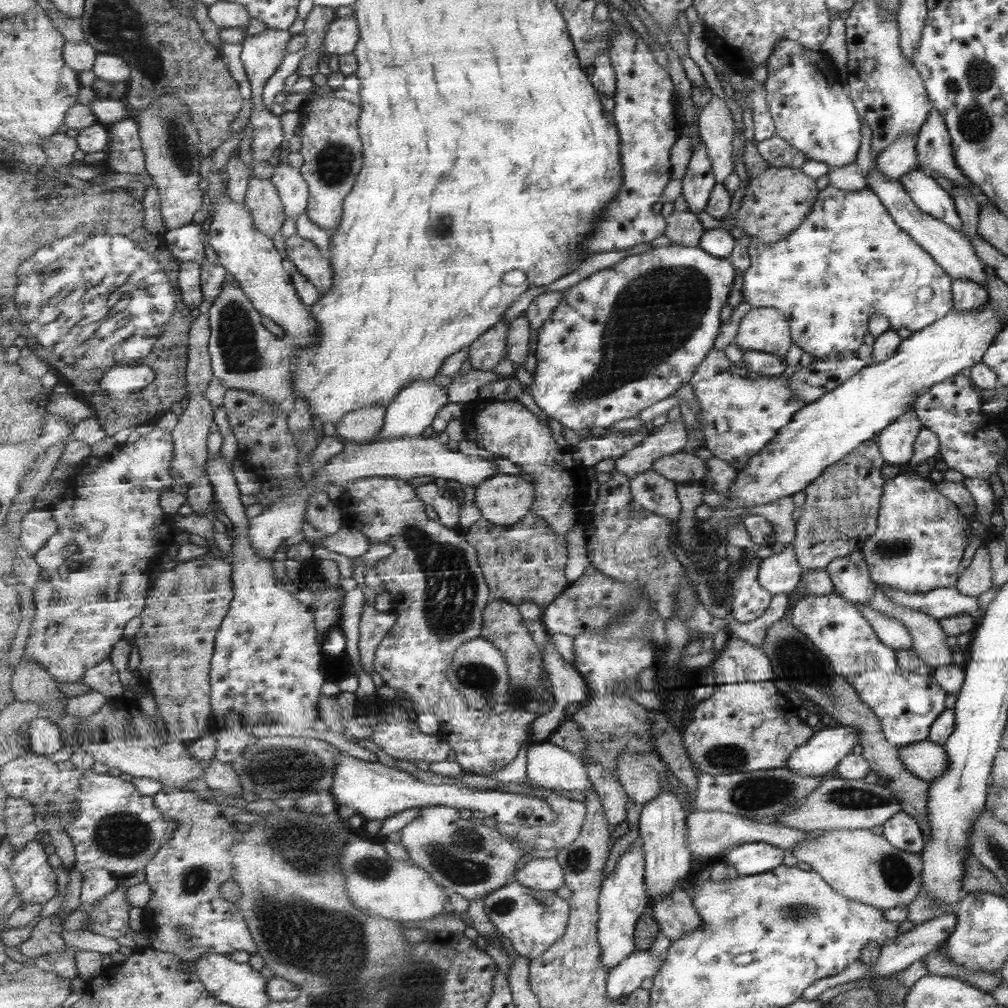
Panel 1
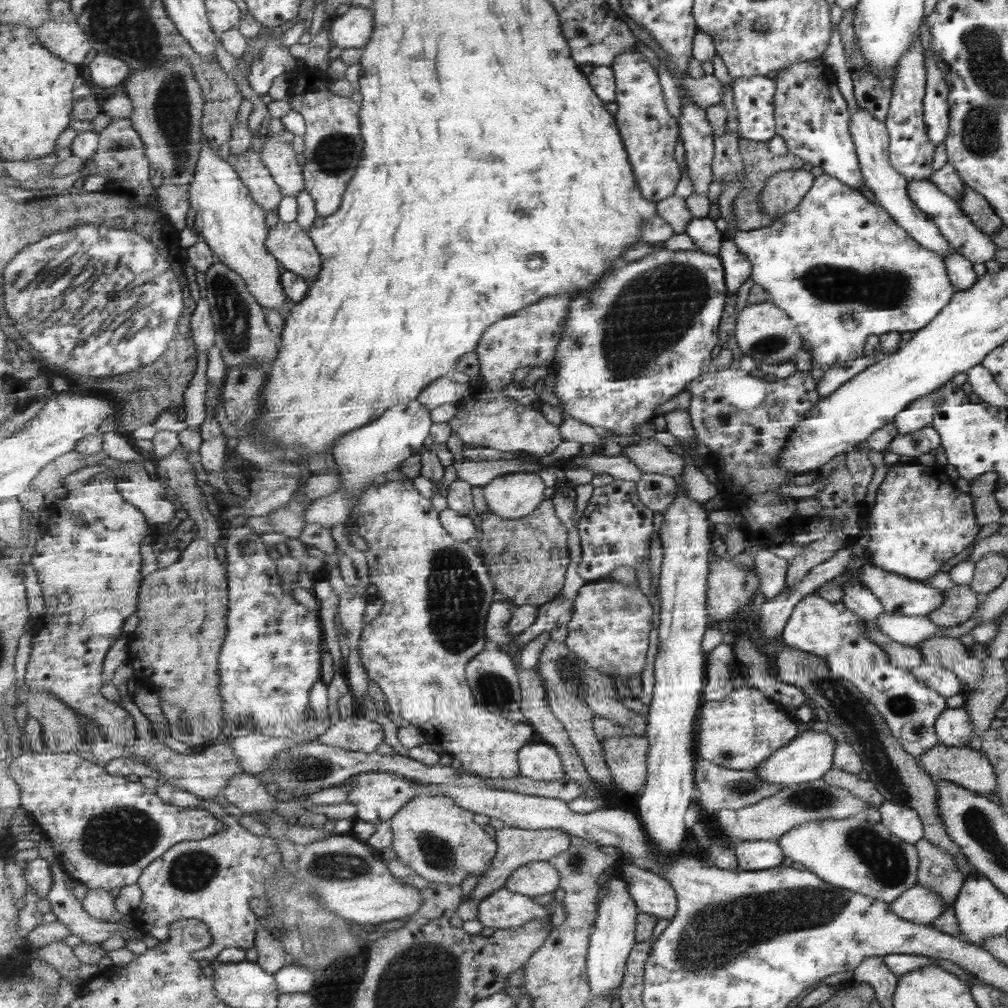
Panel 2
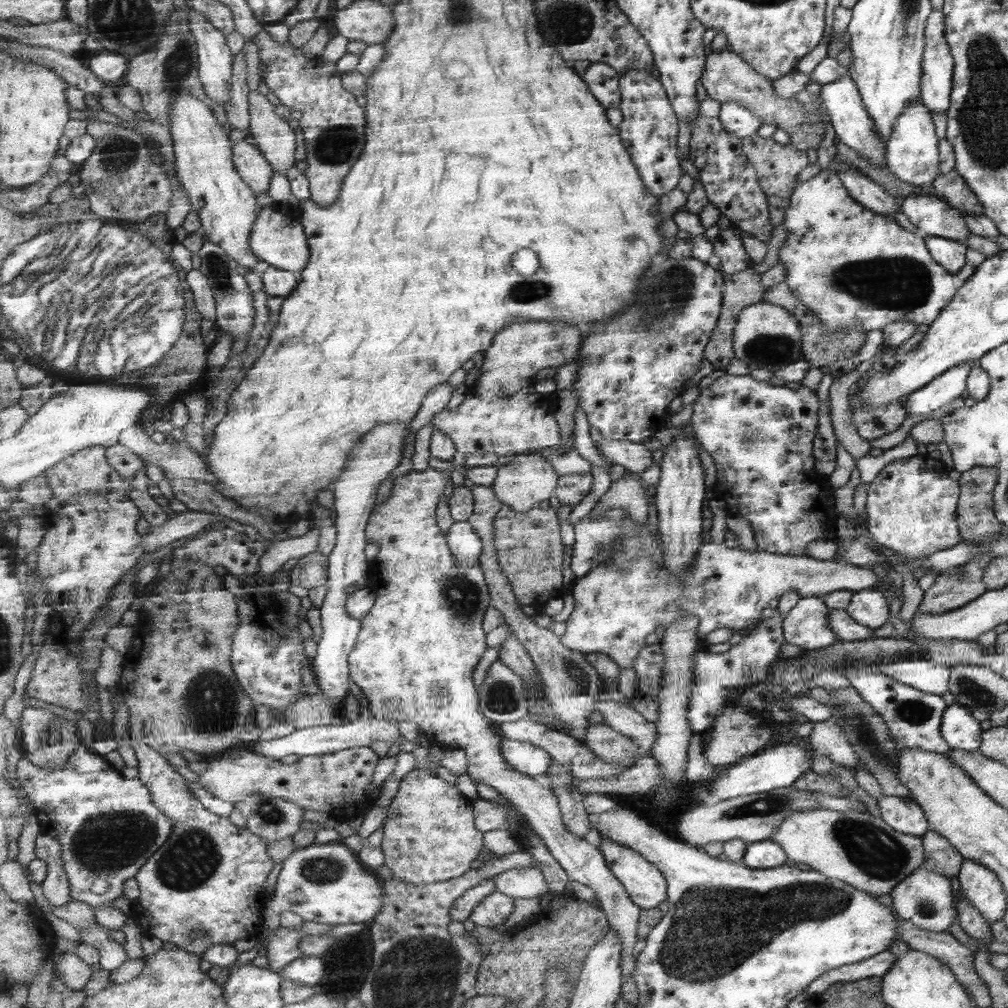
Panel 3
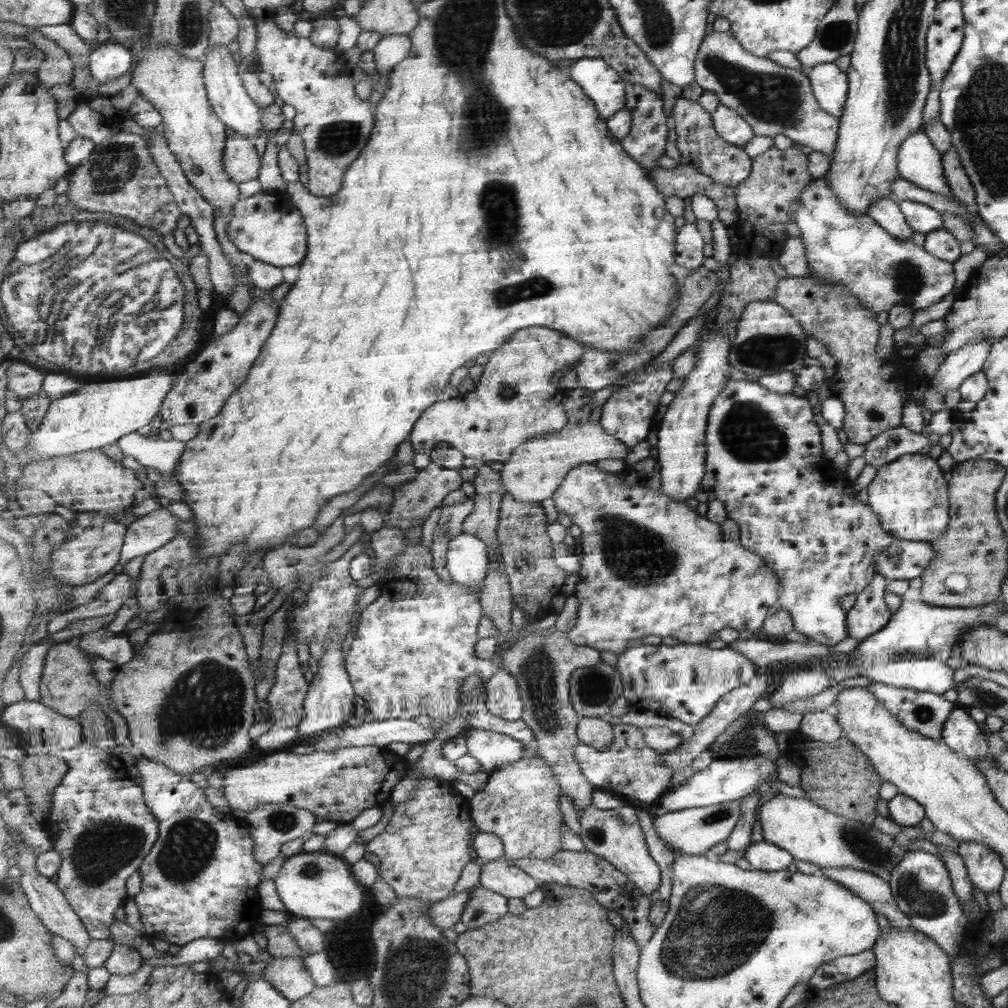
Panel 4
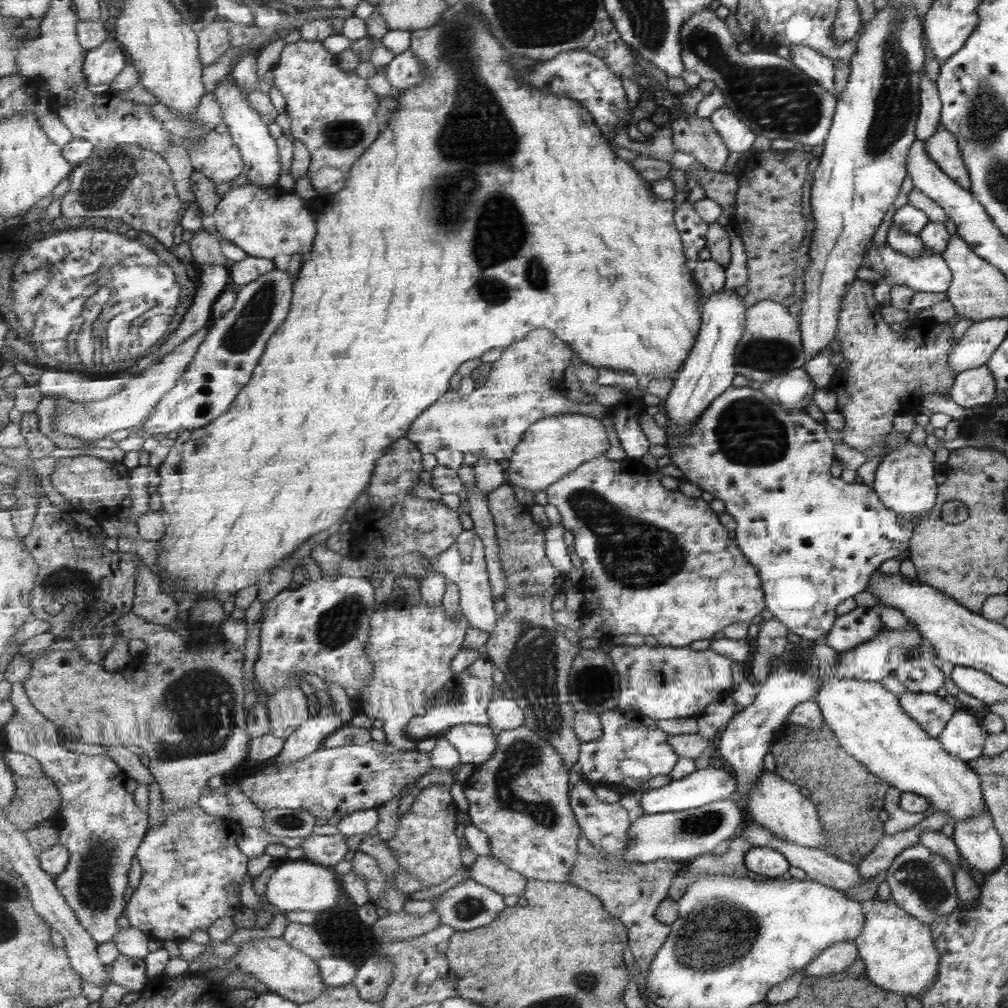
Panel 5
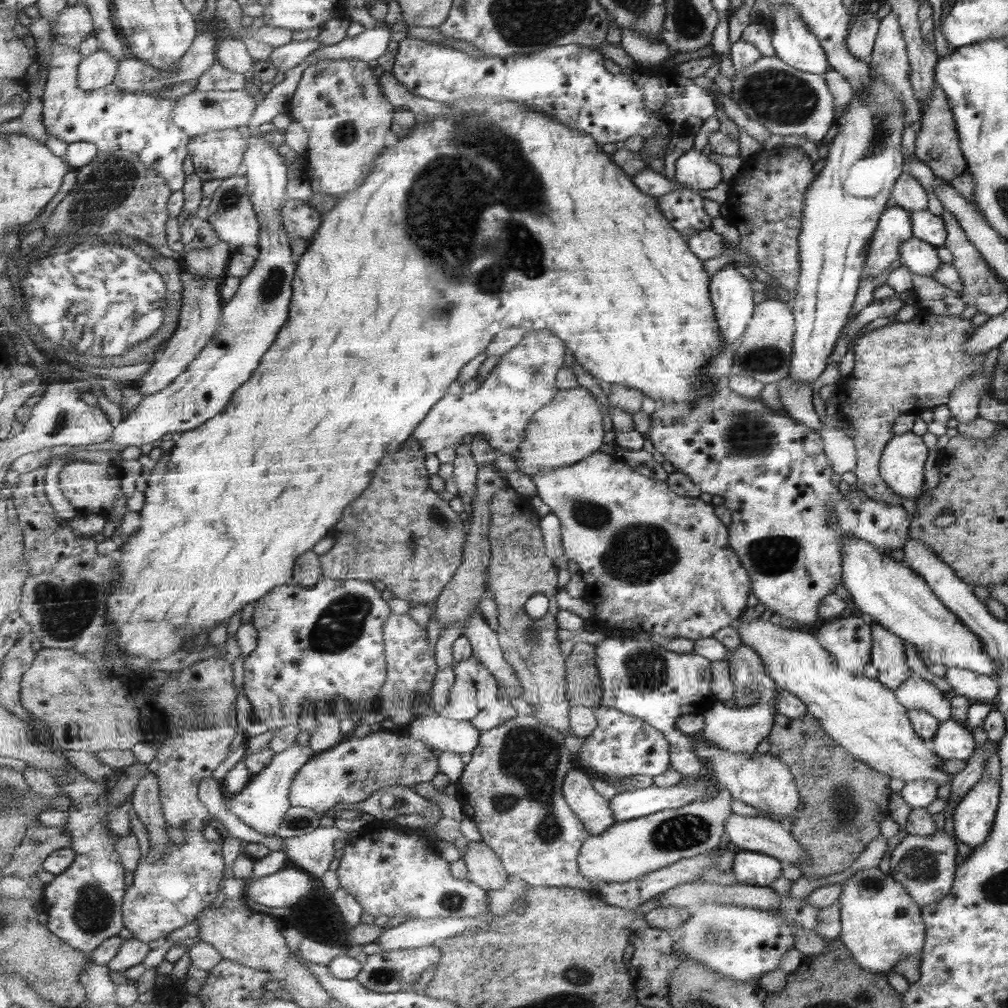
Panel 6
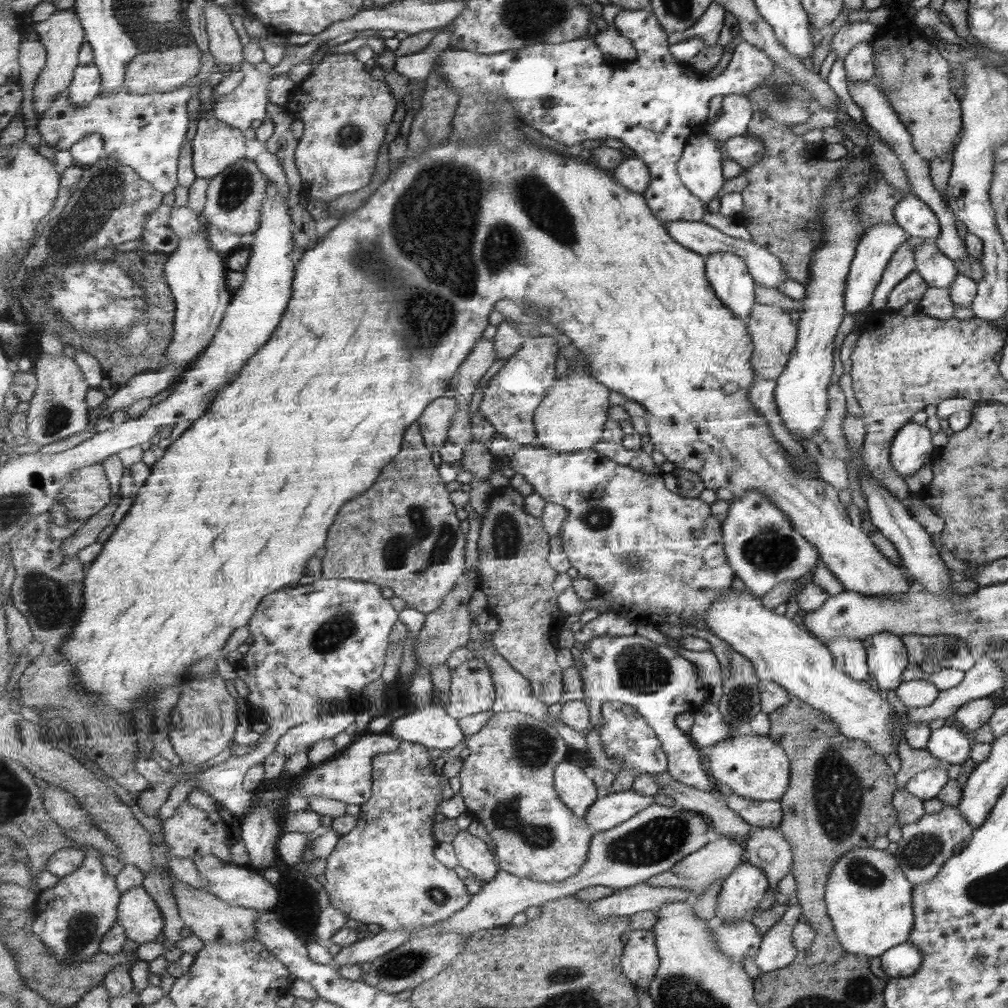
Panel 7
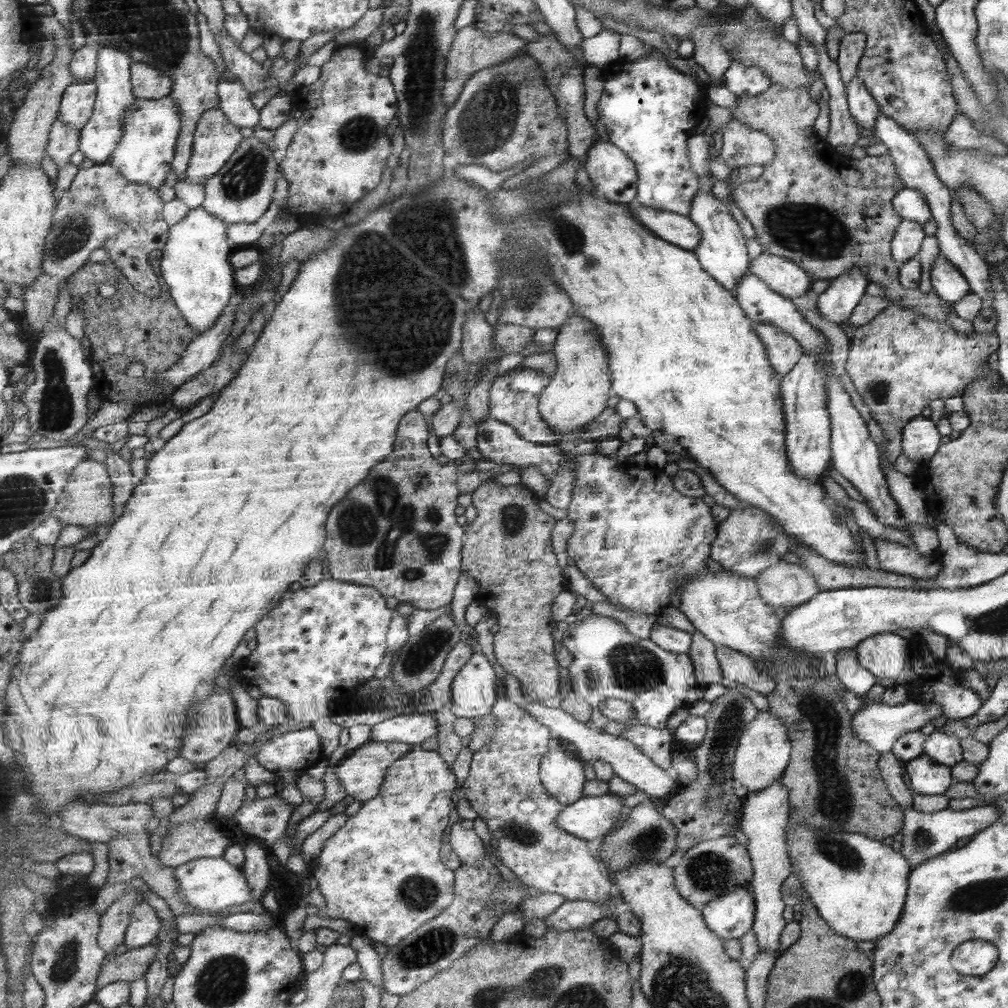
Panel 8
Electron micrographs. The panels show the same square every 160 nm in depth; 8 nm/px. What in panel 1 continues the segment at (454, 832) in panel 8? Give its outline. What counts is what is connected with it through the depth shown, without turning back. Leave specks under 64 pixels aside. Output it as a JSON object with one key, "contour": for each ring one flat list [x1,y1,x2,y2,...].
{"contour":[[556,857,527,862,514,876,517,883,535,890,557,891,565,887,564,867]]}

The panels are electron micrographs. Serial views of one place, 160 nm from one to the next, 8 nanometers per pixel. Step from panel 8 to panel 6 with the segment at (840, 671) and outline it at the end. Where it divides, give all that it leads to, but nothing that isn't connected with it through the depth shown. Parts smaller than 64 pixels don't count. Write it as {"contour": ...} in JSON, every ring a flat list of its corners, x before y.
{"contour":[[846,613,823,622,814,633,843,670,861,674,870,662,870,625,865,617]]}

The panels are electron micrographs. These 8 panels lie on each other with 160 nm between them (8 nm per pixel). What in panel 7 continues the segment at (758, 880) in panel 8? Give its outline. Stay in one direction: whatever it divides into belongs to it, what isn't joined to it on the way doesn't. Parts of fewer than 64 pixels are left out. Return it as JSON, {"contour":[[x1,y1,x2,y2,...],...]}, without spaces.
{"contour":[[780,824,777,827,754,827,752,835,744,842,748,861,768,874,773,895,777,894,781,879,790,872,793,860,791,847,779,827]]}

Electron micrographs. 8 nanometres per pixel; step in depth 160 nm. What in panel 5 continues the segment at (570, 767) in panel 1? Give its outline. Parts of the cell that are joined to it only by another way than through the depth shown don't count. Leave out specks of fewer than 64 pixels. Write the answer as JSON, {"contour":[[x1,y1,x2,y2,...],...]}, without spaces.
{"contour":[[464,724,442,734,460,752,461,764,482,762,493,757,498,745,496,732,489,725]]}

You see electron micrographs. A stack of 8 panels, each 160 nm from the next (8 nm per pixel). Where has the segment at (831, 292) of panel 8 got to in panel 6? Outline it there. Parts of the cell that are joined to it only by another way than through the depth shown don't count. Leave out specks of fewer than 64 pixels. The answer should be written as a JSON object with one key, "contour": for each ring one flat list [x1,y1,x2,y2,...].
{"contour":[[897,206,885,209,872,234,861,278,869,276,876,283,883,270,895,265,900,256,900,246,911,237,912,223,908,211]]}

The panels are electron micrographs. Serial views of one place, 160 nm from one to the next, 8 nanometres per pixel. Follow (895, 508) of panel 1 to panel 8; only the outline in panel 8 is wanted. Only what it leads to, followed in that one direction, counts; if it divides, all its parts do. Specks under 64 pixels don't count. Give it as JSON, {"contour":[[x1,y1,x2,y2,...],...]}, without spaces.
{"contour":[[919,415,904,427,901,453,917,464,926,462,936,455,942,445,940,440,936,424,929,417]]}

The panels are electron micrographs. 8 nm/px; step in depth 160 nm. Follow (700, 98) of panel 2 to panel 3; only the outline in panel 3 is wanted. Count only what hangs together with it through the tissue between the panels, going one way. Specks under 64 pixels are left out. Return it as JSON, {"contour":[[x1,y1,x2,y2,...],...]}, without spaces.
{"contour":[[731,46,720,51,713,50,708,56,702,84,713,100,719,100,722,103,738,102,756,114,757,118,762,120,762,124,776,124,788,135,800,130,800,126,808,120,801,101,795,97,781,99,777,96,773,88,773,80,753,70,753,66,749,66,739,54,735,54]]}

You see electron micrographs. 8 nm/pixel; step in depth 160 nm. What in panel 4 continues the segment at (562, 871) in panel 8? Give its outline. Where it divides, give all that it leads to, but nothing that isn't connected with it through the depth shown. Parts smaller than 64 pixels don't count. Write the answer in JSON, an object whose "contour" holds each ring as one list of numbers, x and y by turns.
{"contour":[[531,745,525,747,521,760,498,767,489,774,483,789,470,799,470,811,480,832,491,832,503,840,503,858,547,860,564,850,564,822,559,800,564,790,538,748,534,751]]}

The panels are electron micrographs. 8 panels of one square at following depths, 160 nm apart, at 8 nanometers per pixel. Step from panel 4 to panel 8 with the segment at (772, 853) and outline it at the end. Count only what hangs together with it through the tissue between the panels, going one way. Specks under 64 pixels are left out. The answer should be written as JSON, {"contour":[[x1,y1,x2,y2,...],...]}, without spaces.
{"contour":[[741,885,725,897,713,900,702,912,709,929,725,941,743,938,756,922,757,900,752,885]]}

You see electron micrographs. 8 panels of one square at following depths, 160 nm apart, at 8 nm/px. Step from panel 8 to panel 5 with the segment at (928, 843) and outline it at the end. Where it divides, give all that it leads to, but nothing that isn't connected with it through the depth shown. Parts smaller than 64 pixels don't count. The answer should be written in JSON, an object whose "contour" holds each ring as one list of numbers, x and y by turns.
{"contour":[[919,843,901,850,886,868,885,882,889,886,891,900,907,911,912,918,925,926,943,920,955,905,958,904,954,880,954,872,942,854,931,852]]}

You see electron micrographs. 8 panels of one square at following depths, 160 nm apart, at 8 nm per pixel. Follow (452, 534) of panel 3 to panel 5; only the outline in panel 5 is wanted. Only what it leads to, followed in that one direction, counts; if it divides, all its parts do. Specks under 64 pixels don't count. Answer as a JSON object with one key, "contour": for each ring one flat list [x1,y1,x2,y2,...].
{"contour":[[474,528,464,530,464,533,449,550,432,560,431,566,458,586,461,611,468,618,468,626,492,634,500,615,495,612,495,604,493,604,494,592,490,583,486,548,477,531]]}

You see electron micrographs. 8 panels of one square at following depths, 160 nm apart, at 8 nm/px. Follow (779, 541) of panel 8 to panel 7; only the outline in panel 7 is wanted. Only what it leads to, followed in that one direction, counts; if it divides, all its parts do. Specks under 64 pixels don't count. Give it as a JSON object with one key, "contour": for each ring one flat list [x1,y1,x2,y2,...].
{"contour":[[747,490,730,502,727,520,723,523,728,561,745,588,757,596,765,596,781,581,805,576,809,578,820,552,797,534,791,521,775,502,759,491]]}

